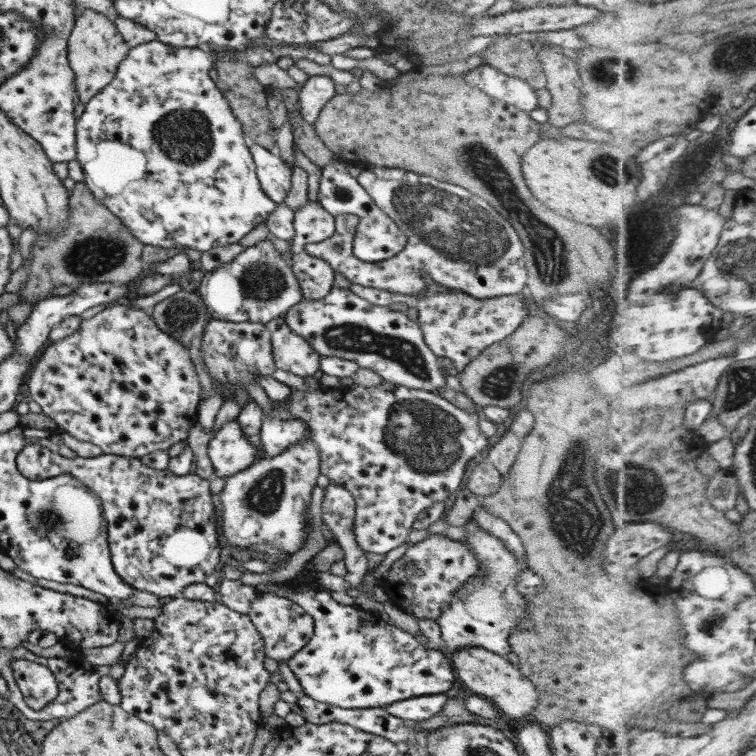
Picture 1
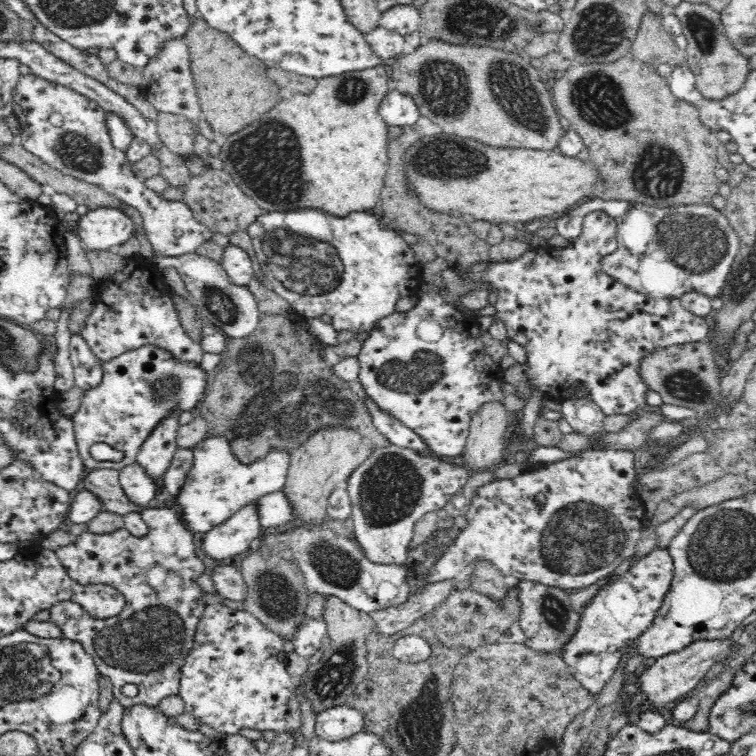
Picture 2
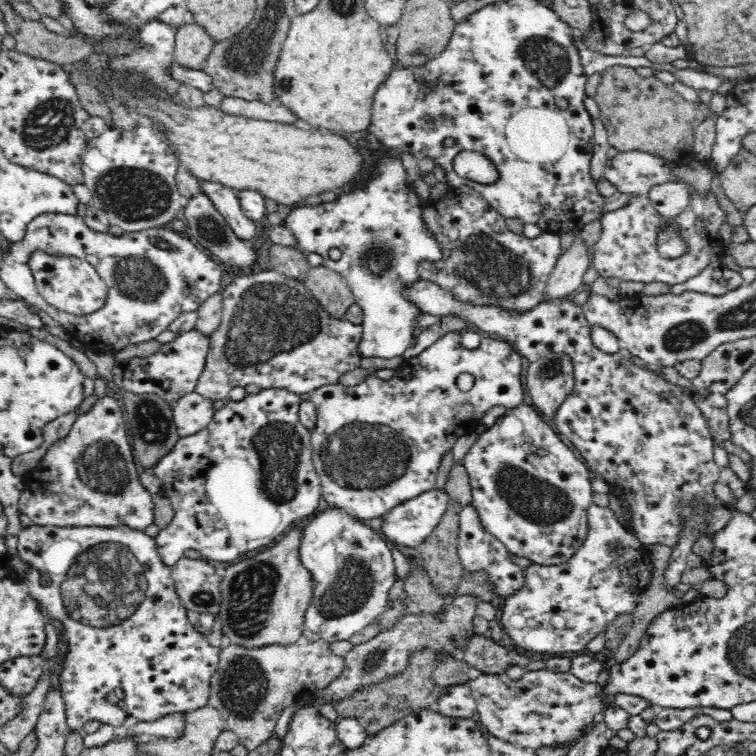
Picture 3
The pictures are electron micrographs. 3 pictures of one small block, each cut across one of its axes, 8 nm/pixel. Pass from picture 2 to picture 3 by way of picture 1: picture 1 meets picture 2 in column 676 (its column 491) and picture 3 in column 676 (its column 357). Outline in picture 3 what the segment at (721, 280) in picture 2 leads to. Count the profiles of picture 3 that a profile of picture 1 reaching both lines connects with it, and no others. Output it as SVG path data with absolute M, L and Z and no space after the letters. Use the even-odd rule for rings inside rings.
M619 152L604 167L603 177L610 181L620 193L632 193L632 200L625 207L605 212L601 216L602 232L596 245L592 248L591 265L599 276L616 277L632 282L665 282L677 285L702 272L712 261L722 260L725 246L718 228L726 221L725 213L711 192L698 194L692 188L692 202L684 214L673 218L682 230L688 252L678 258L666 258L658 253L658 234L664 226L658 209L649 197L649 190L655 185L668 181L677 181L671 175L671 161L644 152Z

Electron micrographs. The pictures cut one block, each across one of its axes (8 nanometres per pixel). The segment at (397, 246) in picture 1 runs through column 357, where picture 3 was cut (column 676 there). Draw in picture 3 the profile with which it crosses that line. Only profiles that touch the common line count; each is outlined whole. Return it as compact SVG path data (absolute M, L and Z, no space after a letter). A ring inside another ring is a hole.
M684 179L655 184L649 190L649 197L658 209L658 215L662 217L664 226L658 234L658 253L666 258L678 258L688 252L688 247L681 236L681 227L673 222L673 218L684 214L690 206L693 186Z

